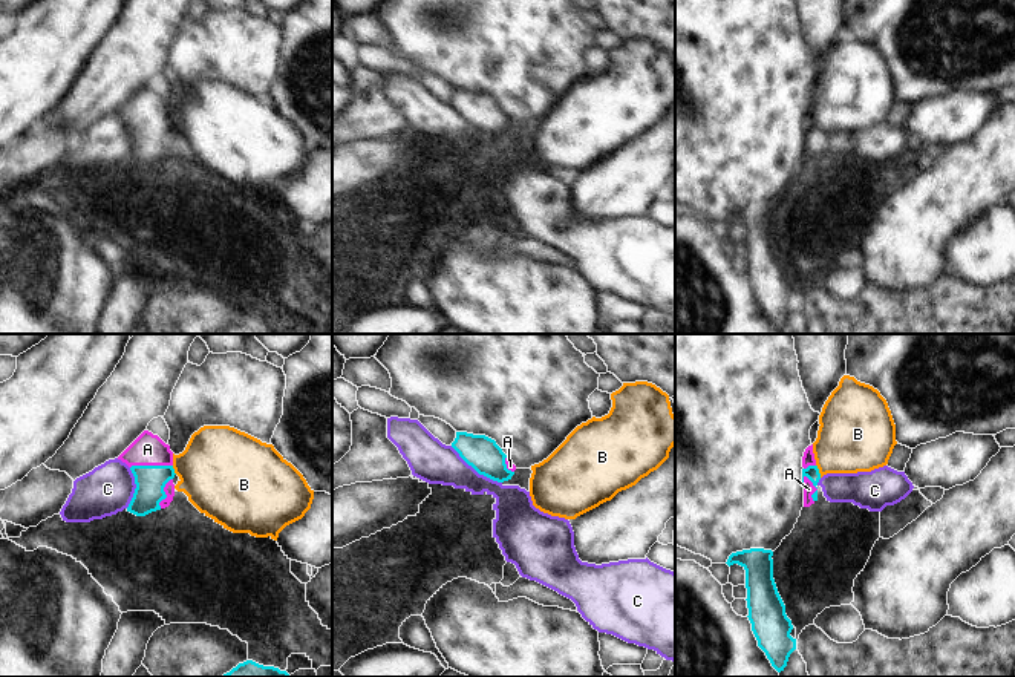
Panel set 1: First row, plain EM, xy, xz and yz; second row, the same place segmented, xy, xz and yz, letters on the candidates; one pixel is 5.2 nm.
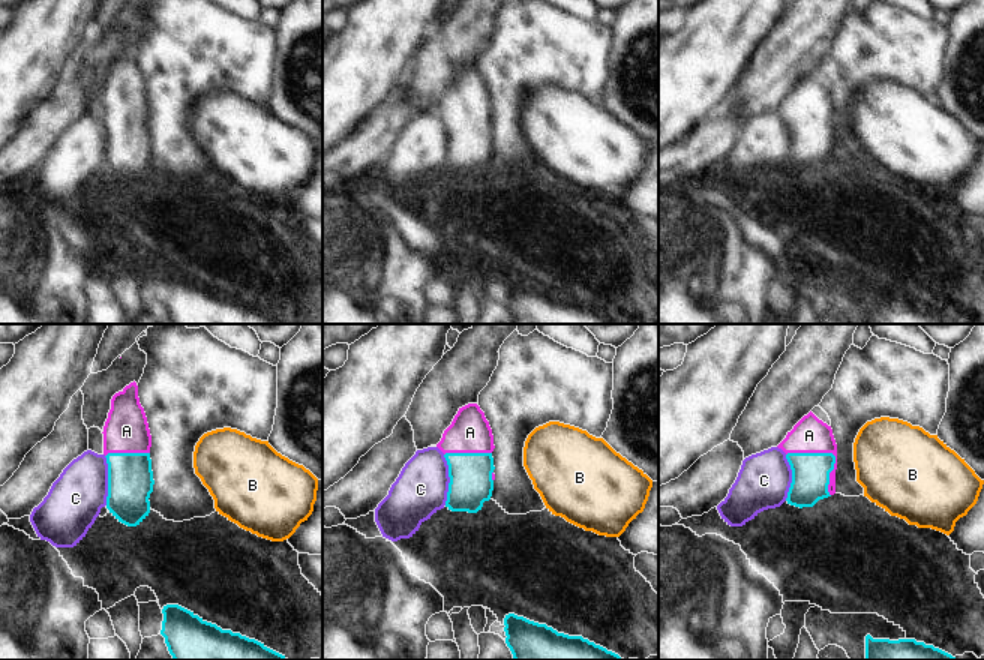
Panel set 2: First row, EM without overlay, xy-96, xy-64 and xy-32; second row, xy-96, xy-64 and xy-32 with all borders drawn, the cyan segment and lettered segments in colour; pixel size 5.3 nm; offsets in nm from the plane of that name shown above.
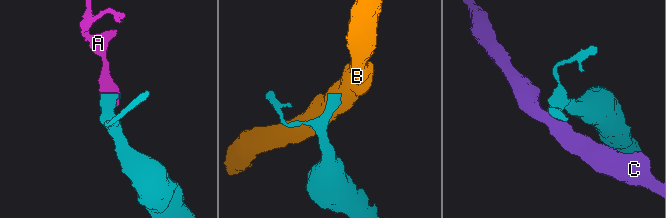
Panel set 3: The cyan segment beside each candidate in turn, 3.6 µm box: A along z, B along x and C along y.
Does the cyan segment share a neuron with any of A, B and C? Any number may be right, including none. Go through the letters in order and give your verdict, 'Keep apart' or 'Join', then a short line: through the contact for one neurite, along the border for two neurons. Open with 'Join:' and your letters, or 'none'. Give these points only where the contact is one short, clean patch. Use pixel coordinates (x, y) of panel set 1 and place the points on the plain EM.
Join: A
A: Join. Line: xy (150, 137), (150, 123), (147, 106)
B: Keep apart. Line: yz (816, 121), (821, 134)
C: Keep apart. Line: xz (450, 103), (479, 130), (501, 140).

